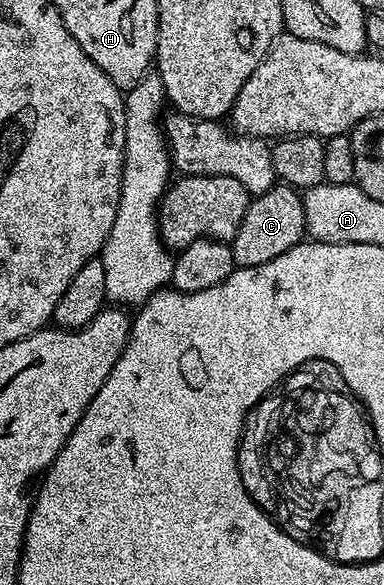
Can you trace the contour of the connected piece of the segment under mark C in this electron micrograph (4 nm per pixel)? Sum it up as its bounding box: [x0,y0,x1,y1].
[231,183,306,269]

